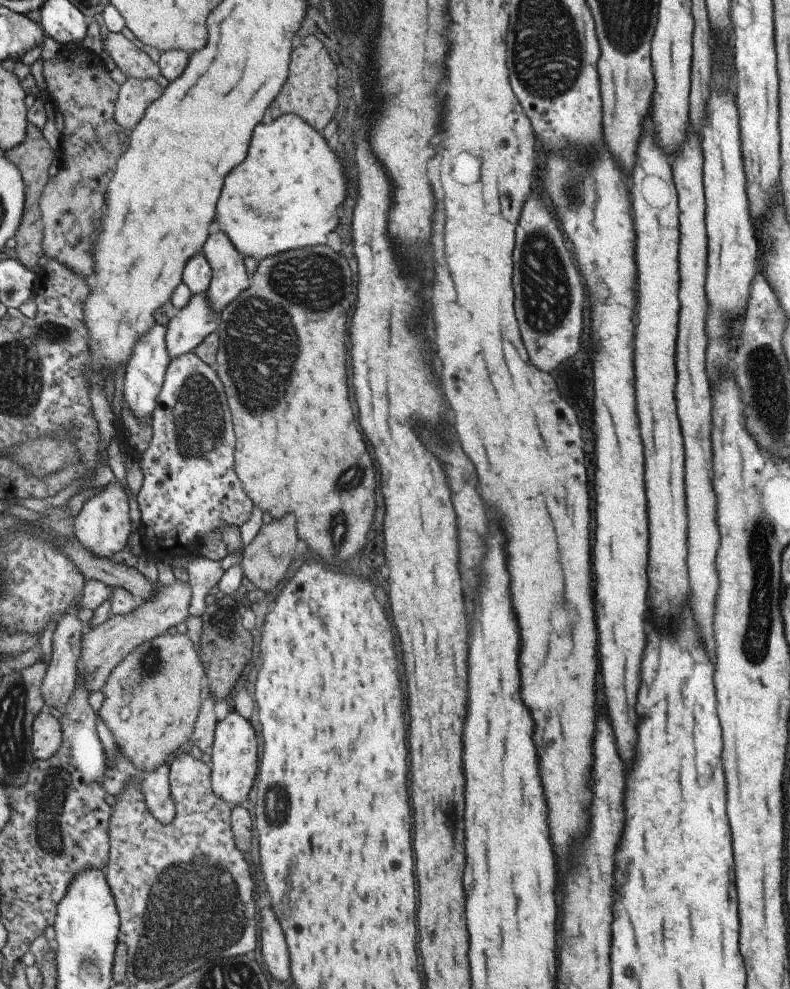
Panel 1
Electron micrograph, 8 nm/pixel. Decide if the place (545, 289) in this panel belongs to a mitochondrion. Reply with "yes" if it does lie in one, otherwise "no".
yes

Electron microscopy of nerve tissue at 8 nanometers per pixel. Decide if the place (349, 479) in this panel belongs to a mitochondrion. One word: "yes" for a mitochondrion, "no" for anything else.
yes

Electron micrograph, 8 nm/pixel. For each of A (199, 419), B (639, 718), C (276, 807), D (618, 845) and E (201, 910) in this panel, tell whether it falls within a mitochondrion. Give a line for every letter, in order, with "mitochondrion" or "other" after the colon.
A: mitochondrion
B: other
C: mitochondrion
D: other
E: mitochondrion

